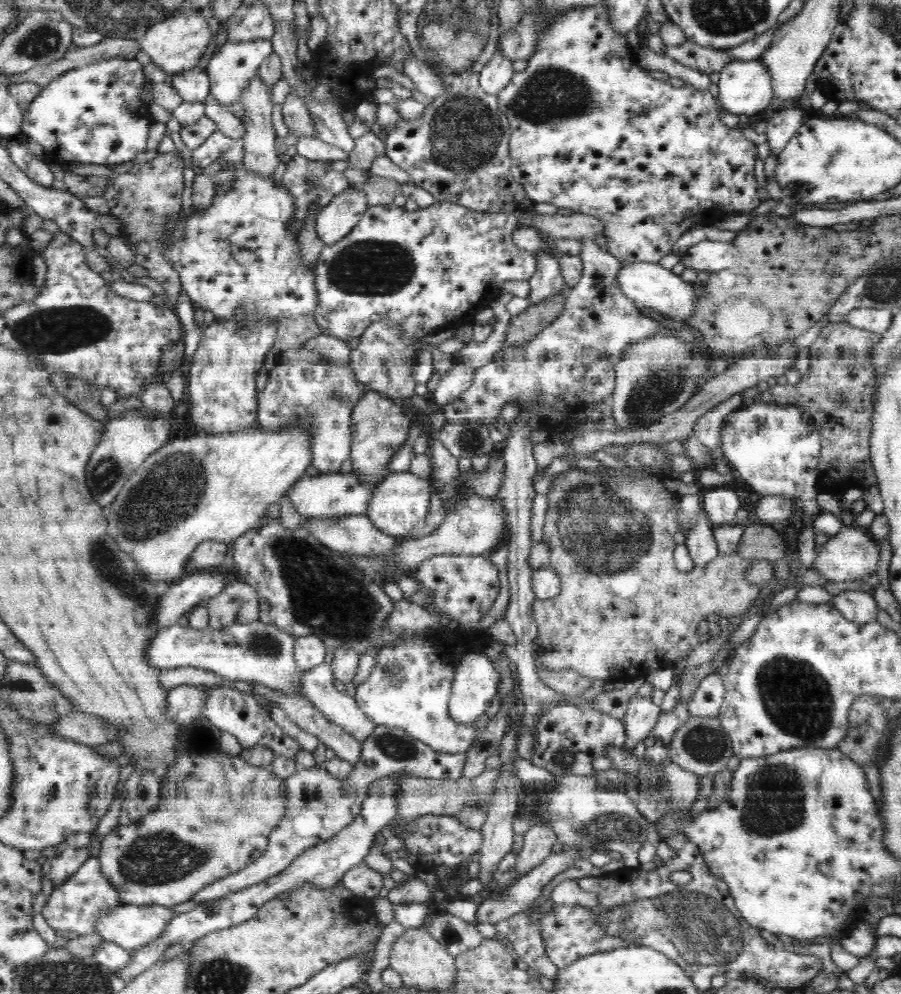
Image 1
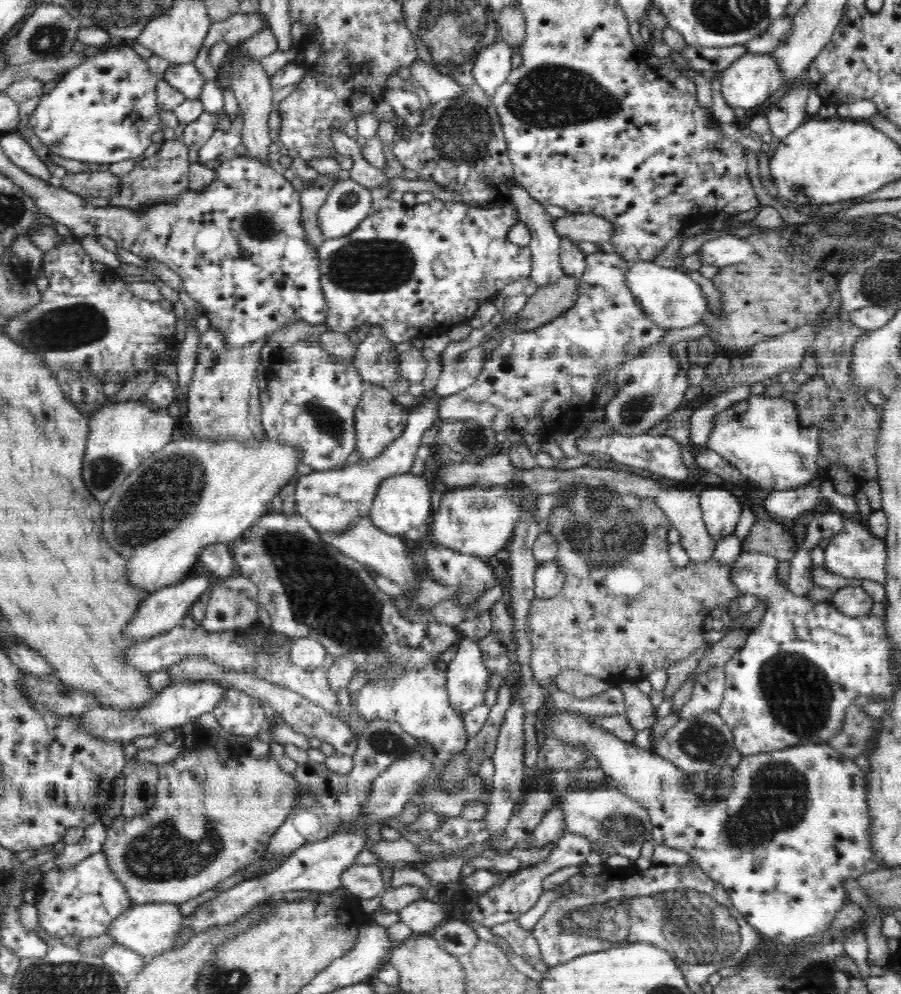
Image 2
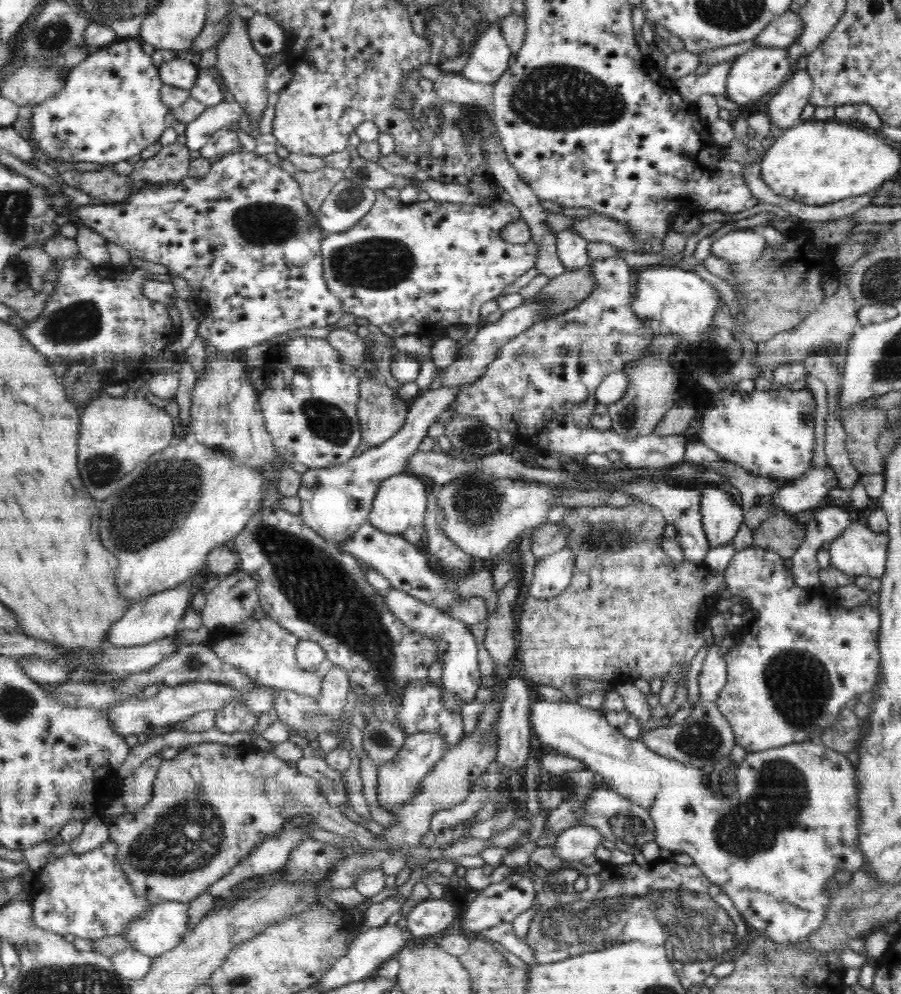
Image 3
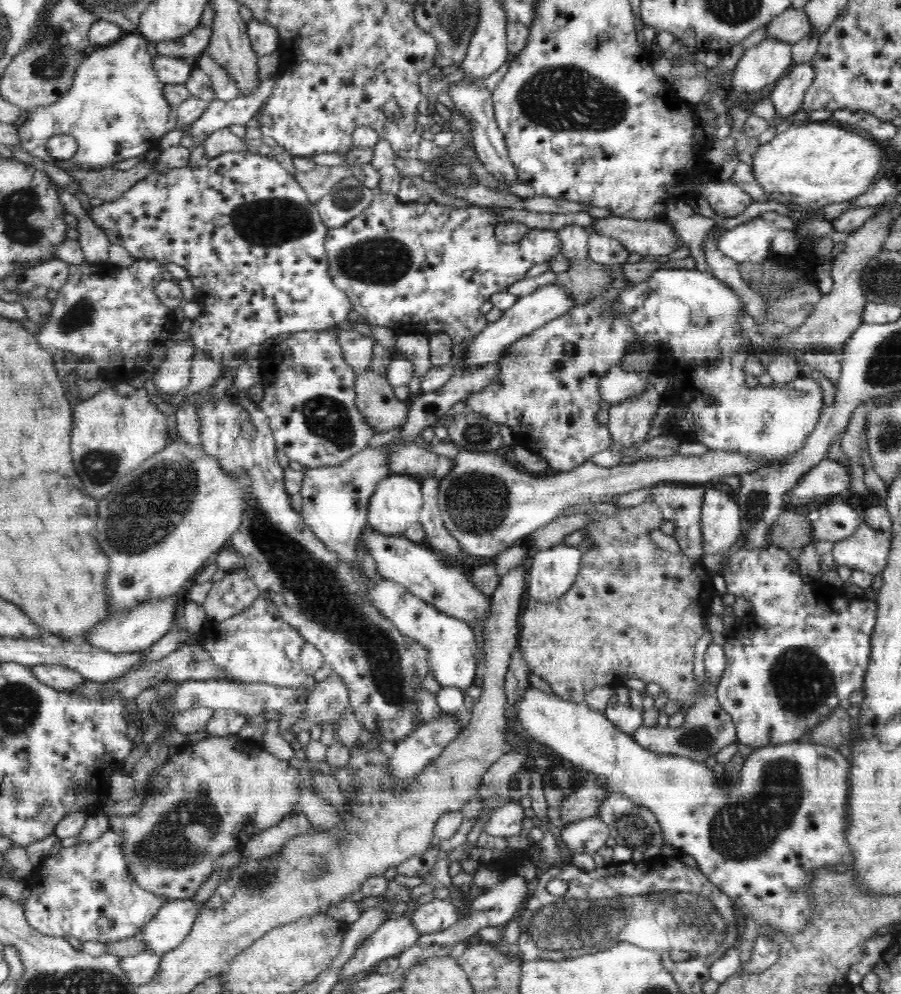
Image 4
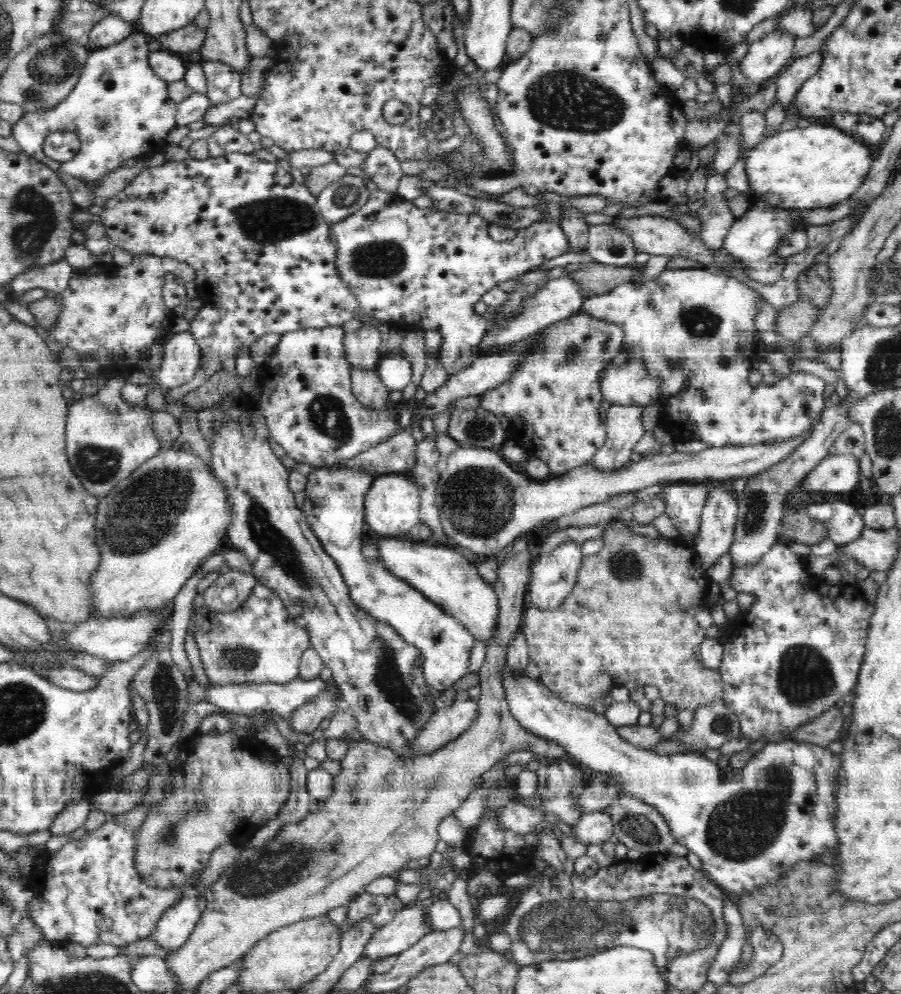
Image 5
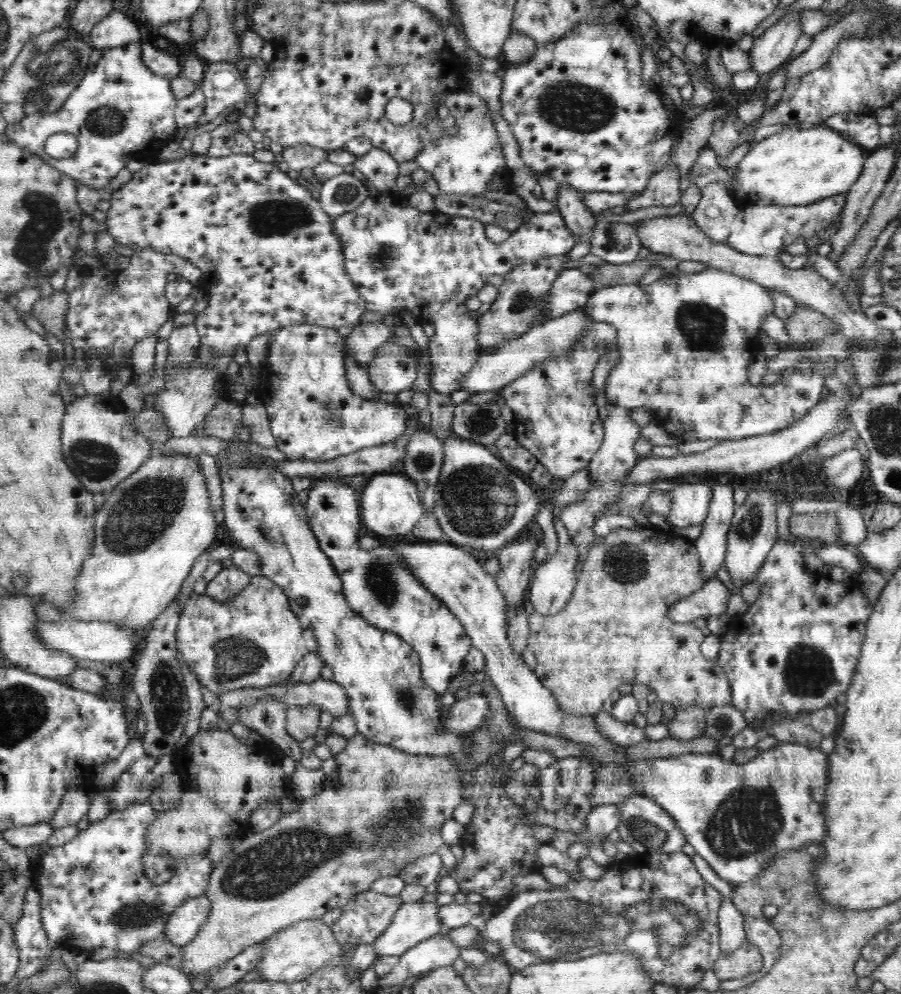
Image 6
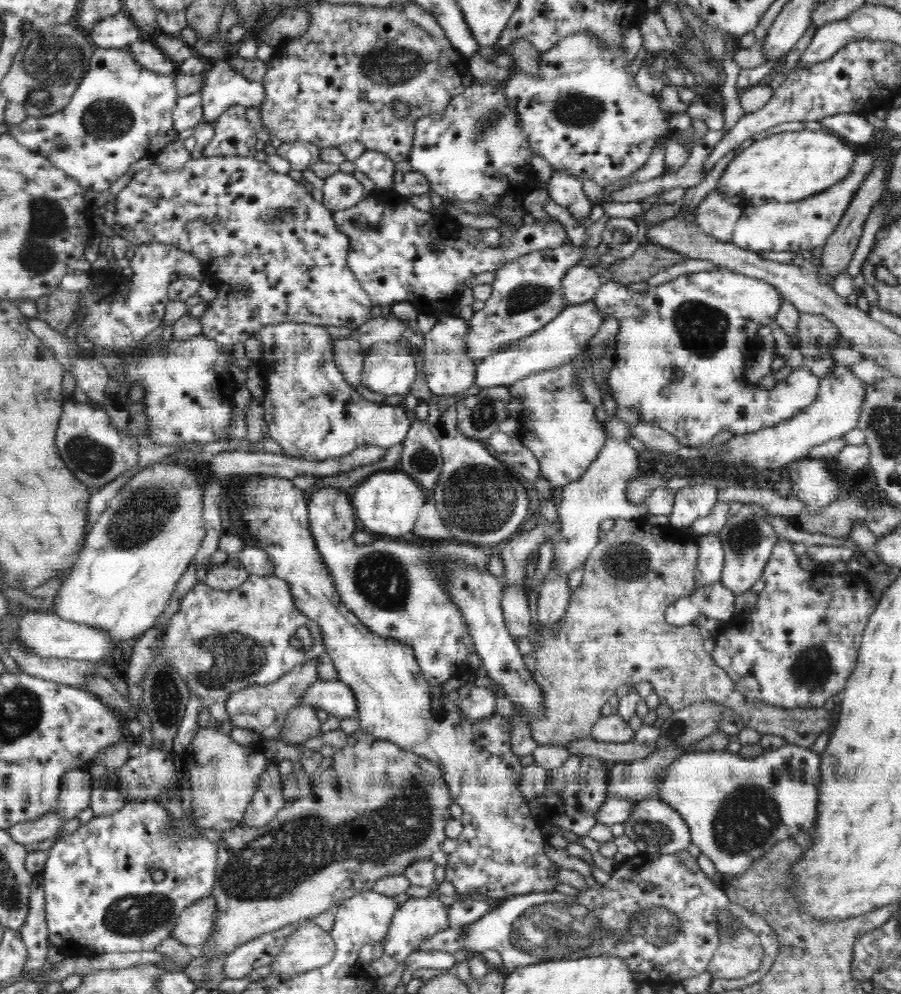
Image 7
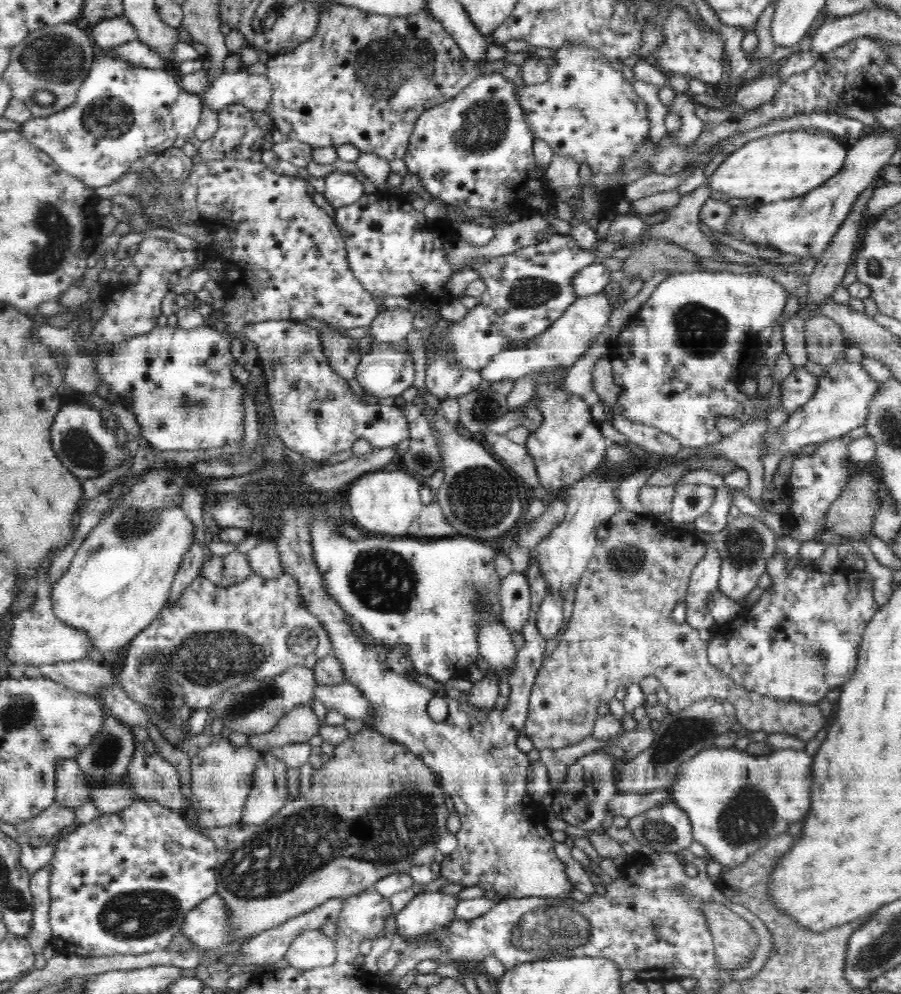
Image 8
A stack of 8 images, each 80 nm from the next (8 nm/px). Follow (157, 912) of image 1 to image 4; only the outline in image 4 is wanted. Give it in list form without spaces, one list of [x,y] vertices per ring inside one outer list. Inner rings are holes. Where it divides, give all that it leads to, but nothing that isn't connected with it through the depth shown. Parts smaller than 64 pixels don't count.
[[[192,898],[170,900],[136,932],[146,951],[162,956],[175,950],[185,940],[201,912]]]

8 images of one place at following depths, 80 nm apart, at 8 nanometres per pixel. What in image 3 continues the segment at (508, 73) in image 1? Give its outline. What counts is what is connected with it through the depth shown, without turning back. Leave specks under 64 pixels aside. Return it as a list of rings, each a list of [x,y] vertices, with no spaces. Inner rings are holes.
[[[491,17],[486,23],[484,34],[480,35],[472,47],[468,64],[464,66],[461,76],[474,82],[494,86],[508,70],[512,49],[504,40],[500,31],[498,18]]]

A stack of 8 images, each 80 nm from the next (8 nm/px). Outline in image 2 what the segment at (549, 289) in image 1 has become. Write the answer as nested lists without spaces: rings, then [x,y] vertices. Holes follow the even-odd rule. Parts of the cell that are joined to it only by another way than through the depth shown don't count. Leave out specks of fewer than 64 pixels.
[[[516,182],[510,185],[509,191],[512,198],[511,204],[519,212],[519,220],[522,221],[531,232],[531,241],[528,246],[531,250],[533,262],[530,278],[532,282],[538,284],[538,288],[548,286],[565,275],[564,269],[562,268],[562,261],[559,257],[561,238],[557,236],[556,232],[553,232],[551,224],[554,219],[550,217],[550,214],[546,212],[546,208],[540,204],[540,202],[534,201],[534,199],[529,196],[528,191],[526,191],[520,183]]]

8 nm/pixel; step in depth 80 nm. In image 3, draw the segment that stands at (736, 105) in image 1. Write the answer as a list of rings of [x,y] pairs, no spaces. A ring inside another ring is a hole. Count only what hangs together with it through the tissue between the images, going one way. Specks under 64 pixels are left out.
[[[755,45],[743,56],[740,56],[733,62],[732,69],[728,80],[726,80],[725,95],[733,104],[748,104],[760,99],[764,94],[768,94],[770,90],[778,88],[781,84],[791,76],[792,70],[789,66],[789,54],[785,52],[787,48],[762,47]]]

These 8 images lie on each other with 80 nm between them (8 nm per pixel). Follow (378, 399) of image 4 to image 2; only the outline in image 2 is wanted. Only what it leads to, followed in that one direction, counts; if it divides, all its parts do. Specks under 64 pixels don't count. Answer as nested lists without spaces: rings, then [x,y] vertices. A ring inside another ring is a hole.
[[[366,384],[355,412],[356,451],[361,454],[361,463],[371,463],[387,452],[389,447],[403,436],[408,424],[410,409],[398,404],[391,389],[380,385]]]

